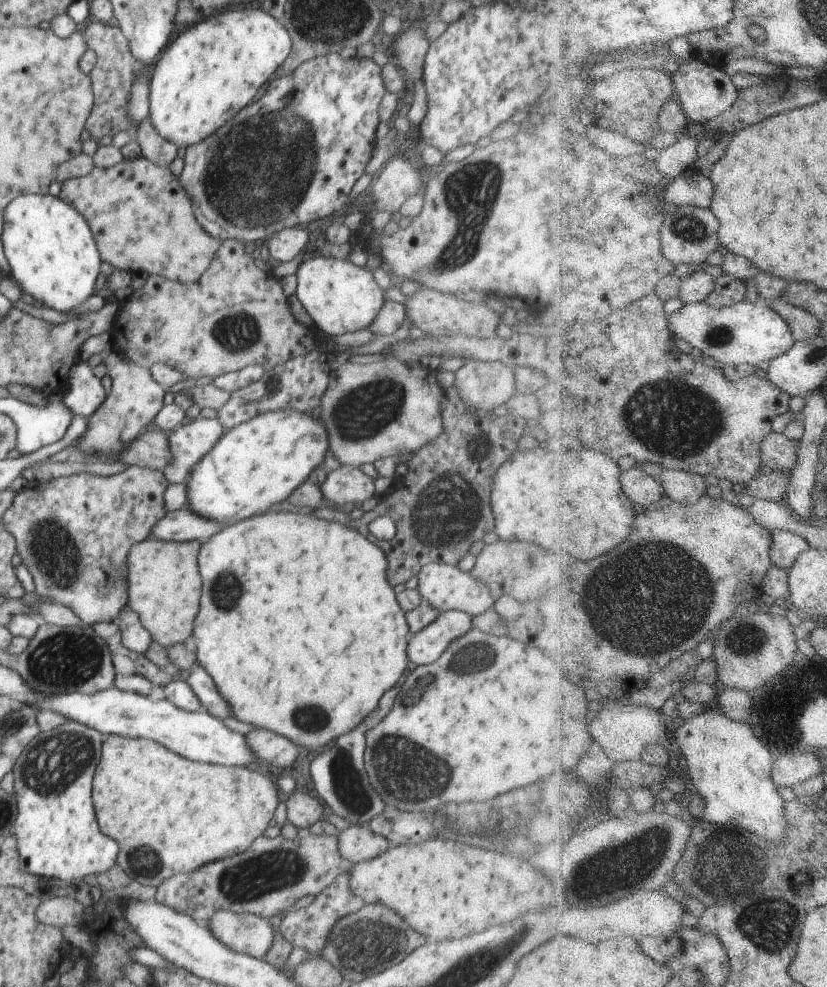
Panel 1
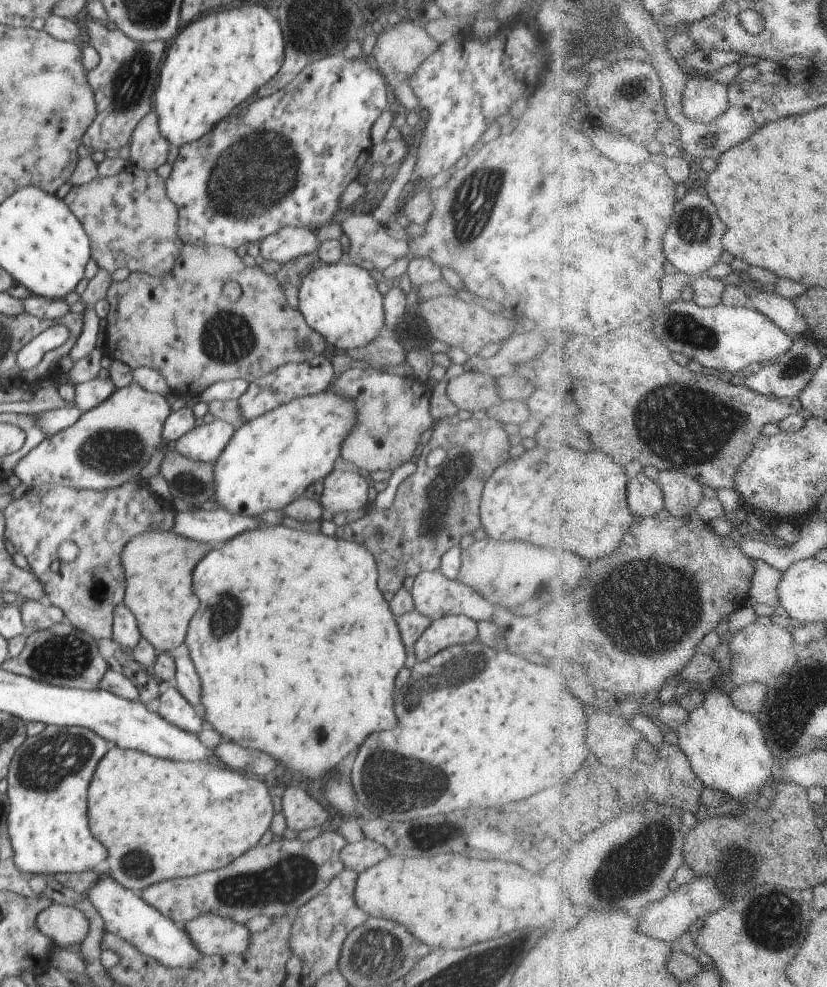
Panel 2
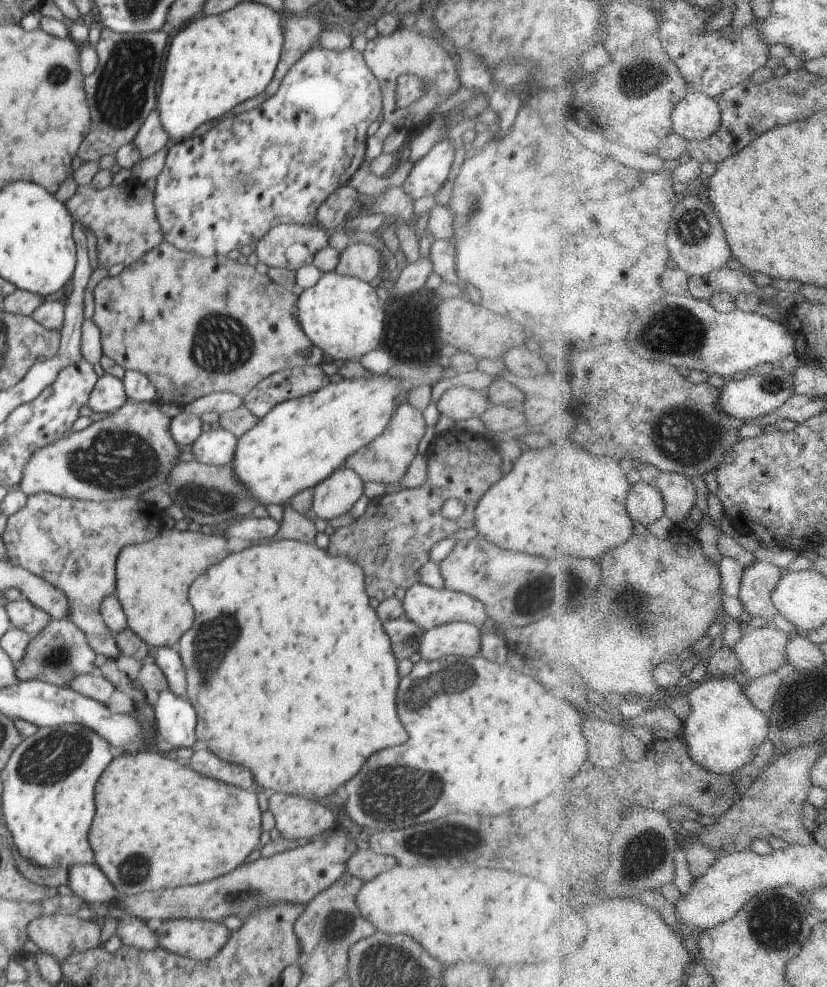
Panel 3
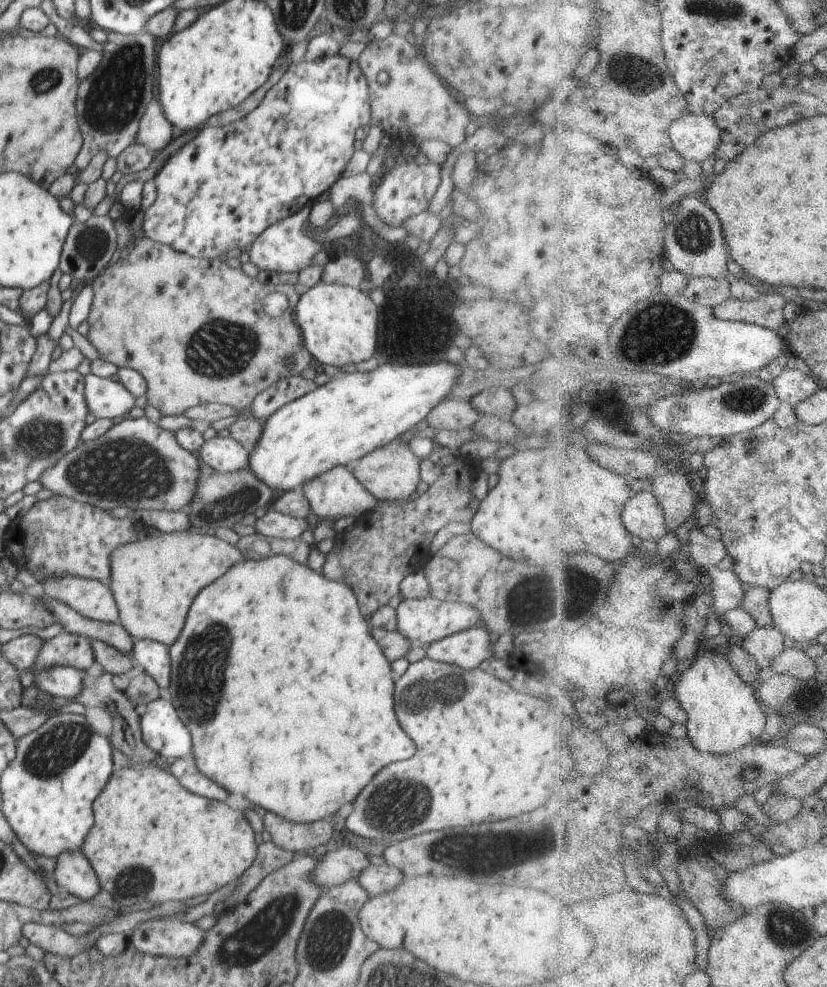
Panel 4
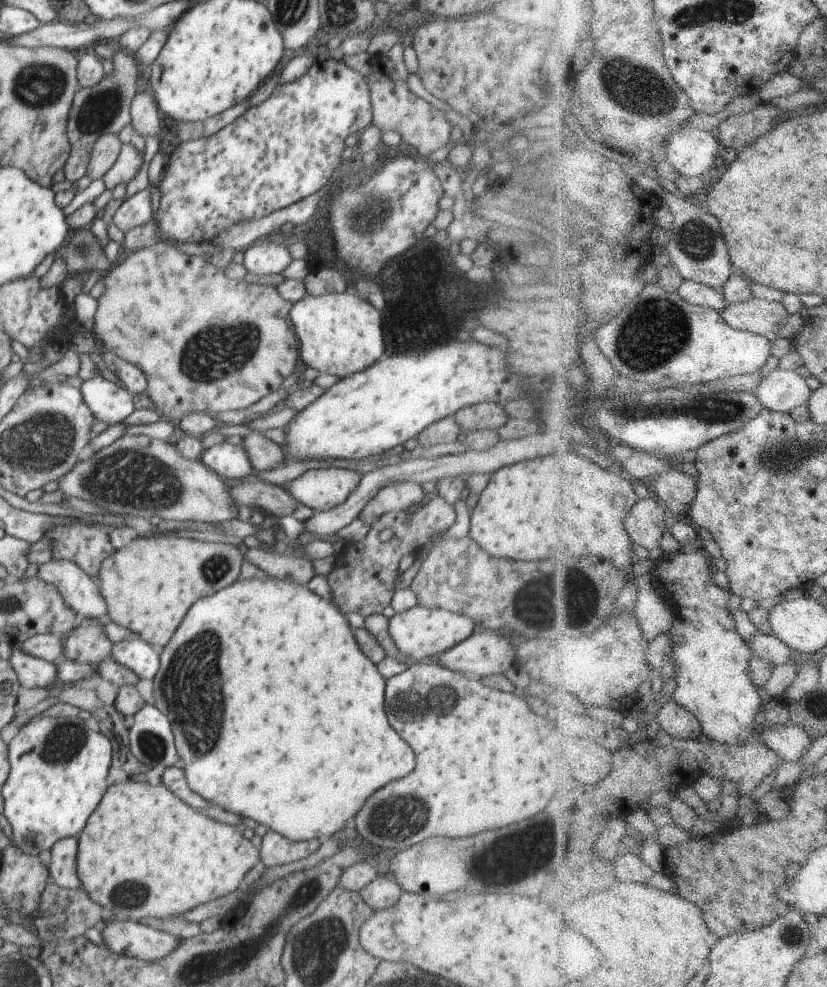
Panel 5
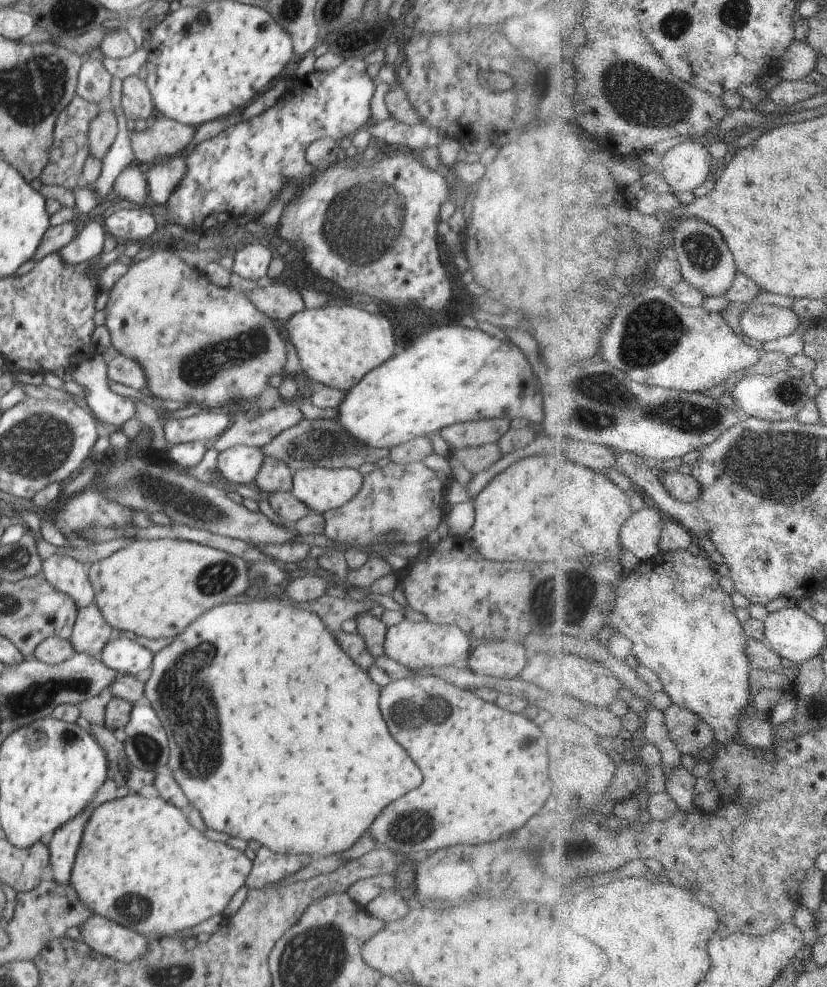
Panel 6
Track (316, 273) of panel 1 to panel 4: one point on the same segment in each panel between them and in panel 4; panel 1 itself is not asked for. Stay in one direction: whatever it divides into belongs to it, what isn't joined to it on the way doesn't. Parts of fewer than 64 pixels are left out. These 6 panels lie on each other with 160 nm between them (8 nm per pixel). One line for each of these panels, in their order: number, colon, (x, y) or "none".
2: (341, 301)
3: (342, 315)
4: (339, 324)

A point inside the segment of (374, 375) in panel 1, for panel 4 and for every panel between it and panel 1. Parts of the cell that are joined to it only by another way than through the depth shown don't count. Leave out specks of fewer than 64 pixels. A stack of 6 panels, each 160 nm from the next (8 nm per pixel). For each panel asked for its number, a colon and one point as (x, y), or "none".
2: (393, 412)
3: (386, 459)
4: (391, 473)

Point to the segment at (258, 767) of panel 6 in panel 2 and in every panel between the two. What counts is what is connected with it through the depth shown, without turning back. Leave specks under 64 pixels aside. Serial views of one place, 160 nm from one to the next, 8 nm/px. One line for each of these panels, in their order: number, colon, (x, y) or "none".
2: (275, 680)
3: (315, 662)
4: (309, 692)
5: (292, 733)

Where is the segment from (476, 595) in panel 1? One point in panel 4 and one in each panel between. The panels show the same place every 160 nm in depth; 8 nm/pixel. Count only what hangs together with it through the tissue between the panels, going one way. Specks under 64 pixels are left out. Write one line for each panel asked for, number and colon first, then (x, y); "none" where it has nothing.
2: (434, 595)
3: (429, 607)
4: (423, 621)

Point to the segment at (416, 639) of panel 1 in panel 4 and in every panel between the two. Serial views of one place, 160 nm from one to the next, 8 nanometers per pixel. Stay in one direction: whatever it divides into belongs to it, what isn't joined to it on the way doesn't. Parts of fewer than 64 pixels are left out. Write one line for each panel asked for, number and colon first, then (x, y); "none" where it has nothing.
2: (452, 629)
3: (456, 639)
4: (466, 650)

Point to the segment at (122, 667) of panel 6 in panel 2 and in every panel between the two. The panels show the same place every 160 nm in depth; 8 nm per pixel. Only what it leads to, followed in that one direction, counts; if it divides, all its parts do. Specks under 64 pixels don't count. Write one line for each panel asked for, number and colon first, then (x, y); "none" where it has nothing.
2: (187, 681)
3: (167, 658)
4: (152, 657)
5: (138, 655)

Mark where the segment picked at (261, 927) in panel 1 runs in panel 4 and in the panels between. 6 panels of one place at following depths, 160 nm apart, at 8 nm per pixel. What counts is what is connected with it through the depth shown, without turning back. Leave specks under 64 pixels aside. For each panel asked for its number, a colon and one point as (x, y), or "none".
2: (211, 934)
3: (197, 939)
4: (165, 938)

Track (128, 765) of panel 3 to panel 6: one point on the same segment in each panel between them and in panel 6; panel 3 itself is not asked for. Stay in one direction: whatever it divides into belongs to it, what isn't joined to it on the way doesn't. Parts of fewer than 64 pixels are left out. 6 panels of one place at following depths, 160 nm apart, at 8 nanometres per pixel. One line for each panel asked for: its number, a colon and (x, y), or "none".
4: (150, 841)
5: (143, 853)
6: (140, 864)

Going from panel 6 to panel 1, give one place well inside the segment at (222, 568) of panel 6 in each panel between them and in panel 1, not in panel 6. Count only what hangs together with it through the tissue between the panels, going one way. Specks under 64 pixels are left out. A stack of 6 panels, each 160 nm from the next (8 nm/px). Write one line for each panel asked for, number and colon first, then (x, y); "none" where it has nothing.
1: (165, 588)
2: (158, 566)
3: (153, 577)
4: (154, 580)
5: (148, 585)

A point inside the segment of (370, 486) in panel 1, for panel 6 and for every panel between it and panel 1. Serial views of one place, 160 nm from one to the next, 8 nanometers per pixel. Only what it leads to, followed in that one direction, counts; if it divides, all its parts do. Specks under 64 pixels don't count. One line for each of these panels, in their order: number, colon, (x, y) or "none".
2: (344, 488)
3: (336, 495)
4: (336, 493)
5: (322, 489)
6: (322, 489)

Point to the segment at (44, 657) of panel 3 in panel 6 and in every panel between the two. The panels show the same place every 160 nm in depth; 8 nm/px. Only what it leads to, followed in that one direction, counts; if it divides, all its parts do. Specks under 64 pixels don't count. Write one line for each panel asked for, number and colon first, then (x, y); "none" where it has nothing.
4: (67, 649)
5: (88, 643)
6: (90, 633)

